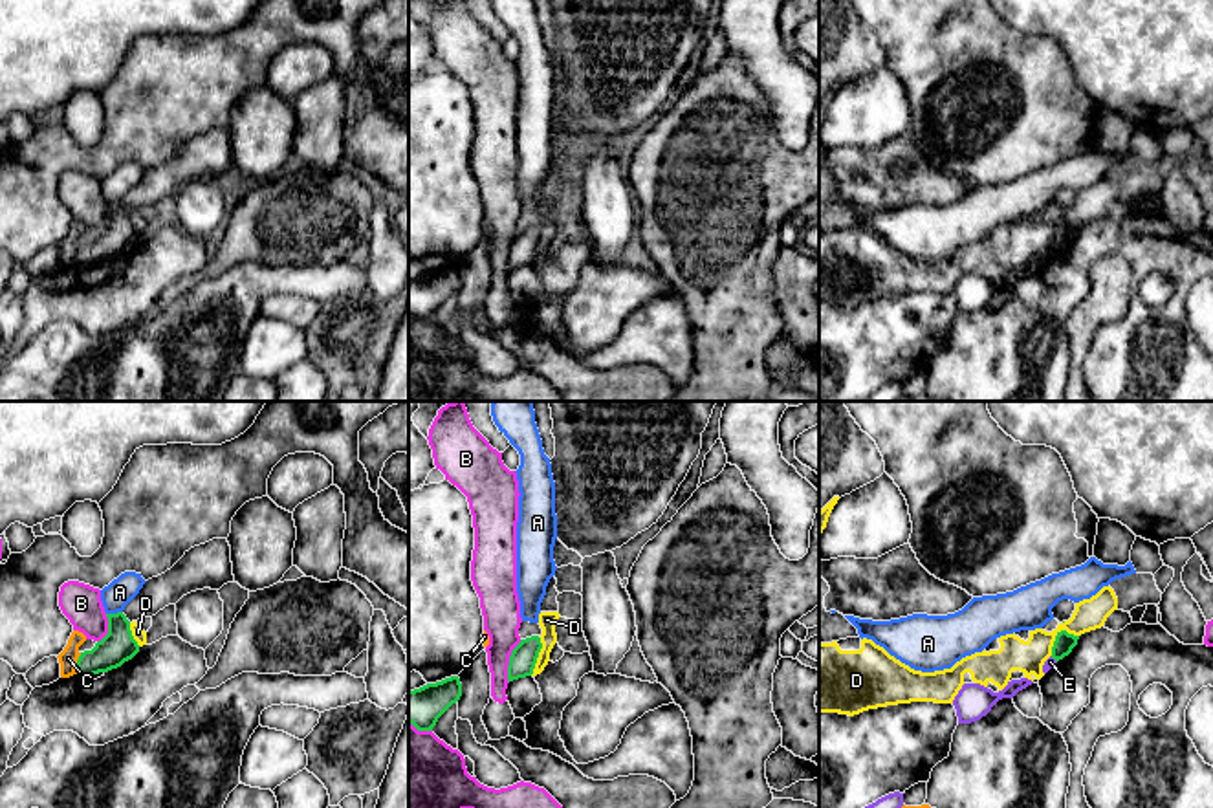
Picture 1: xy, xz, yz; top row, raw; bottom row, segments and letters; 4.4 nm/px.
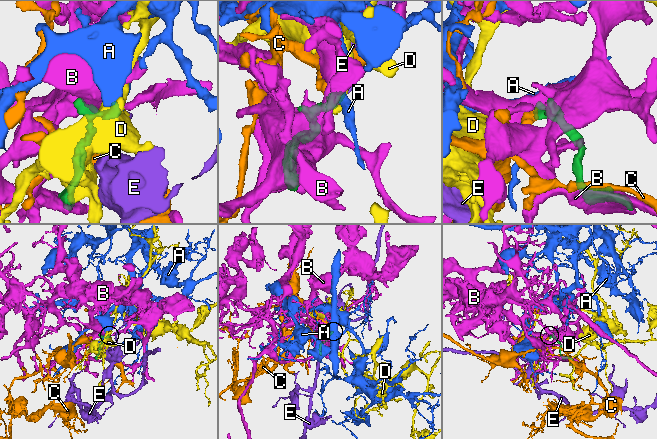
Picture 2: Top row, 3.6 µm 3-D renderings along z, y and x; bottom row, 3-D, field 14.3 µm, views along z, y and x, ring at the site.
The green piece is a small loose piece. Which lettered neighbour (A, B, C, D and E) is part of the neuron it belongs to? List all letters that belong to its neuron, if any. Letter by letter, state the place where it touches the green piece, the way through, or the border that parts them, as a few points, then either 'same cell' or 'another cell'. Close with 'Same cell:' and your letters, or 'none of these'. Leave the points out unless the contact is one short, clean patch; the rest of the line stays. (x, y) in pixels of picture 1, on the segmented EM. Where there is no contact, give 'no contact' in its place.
A: meets green in xy at (114, 614); border along xy (121, 611), (107, 614); another cell
B: meets green in xz at (510, 662); another cell
C: meets green in xy at (77, 664); border along xy (81, 653), (76, 673); another cell
D: meets green in yz at (1058, 634); border along yz (1078, 634), (1061, 631), (1050, 655); another cell
E: meets green in yz at (1054, 658); border along yz (1050, 656), (1056, 662); another cell
Same cell: none of these

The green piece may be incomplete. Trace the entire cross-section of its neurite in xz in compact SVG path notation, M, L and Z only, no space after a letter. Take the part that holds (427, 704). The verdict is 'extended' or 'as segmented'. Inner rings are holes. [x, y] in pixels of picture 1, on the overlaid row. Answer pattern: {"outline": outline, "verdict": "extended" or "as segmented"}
{"outline": "M458 676L445 678L409 691L409 722L418 731L432 731L438 718L460 700L462 683Z", "verdict": "as segmented"}

